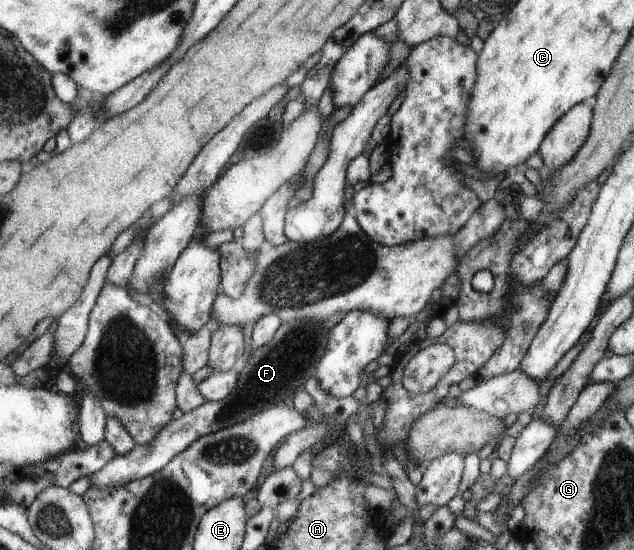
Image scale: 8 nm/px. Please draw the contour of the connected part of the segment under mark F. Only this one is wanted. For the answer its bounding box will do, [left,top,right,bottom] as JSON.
[90,319,329,488]

